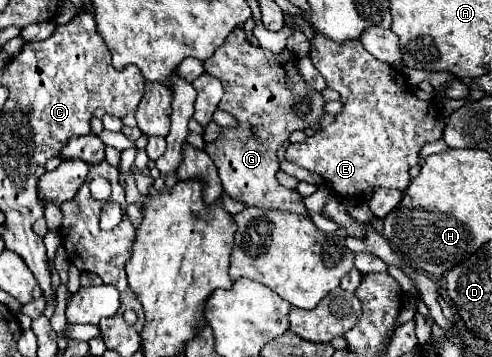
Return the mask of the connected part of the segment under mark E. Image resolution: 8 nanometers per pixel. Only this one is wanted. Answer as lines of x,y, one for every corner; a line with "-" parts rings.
315,31
311,39
309,59
315,65
315,69
323,75
327,87
339,91
343,109
335,115
335,121
331,125
319,129
313,137
305,139
303,143
289,145
285,151
285,159
307,171
321,175
331,187
331,191
343,201
357,201
367,193
367,189
377,187
397,189
403,193
411,181
407,171
411,165
419,161
421,147
443,137
445,123
437,119
437,105
431,101
417,99
411,87
407,87
407,77
395,67
377,61
371,53
363,49
359,39
335,43
323,33

